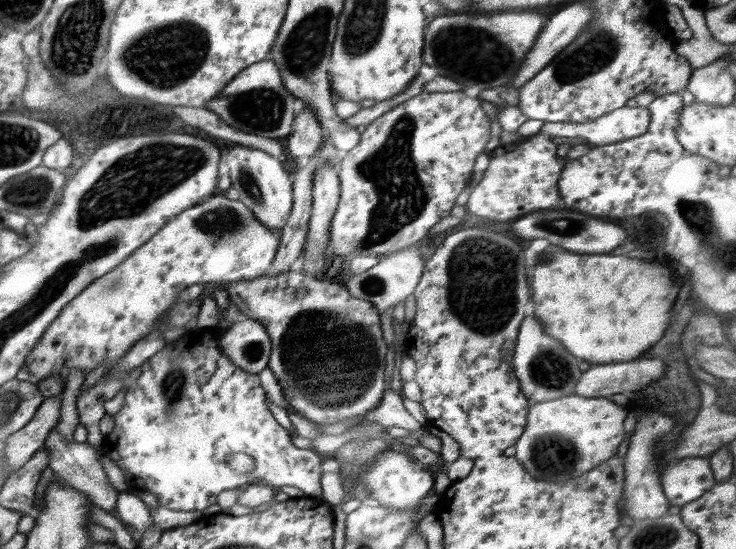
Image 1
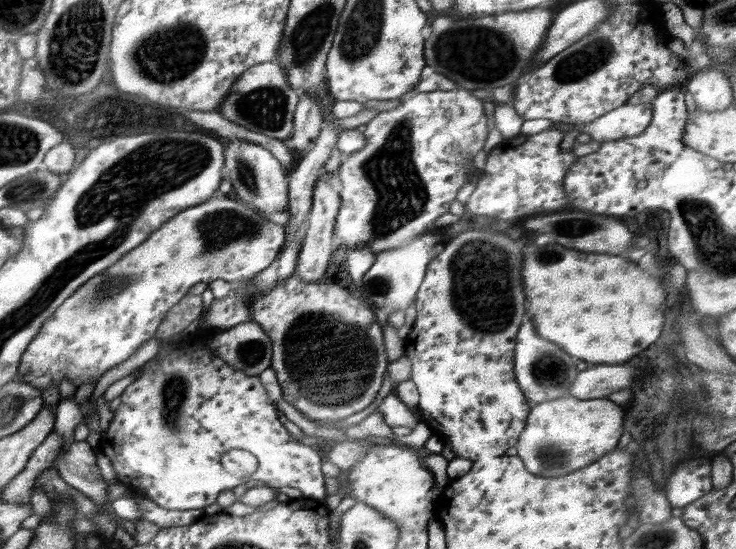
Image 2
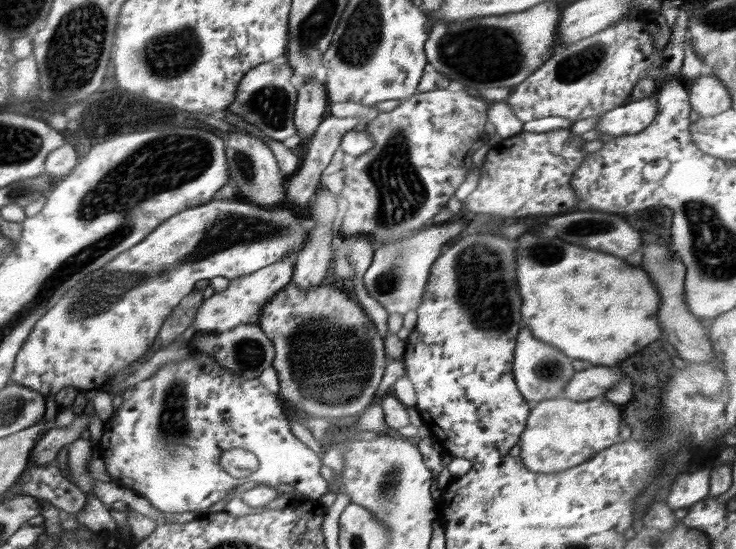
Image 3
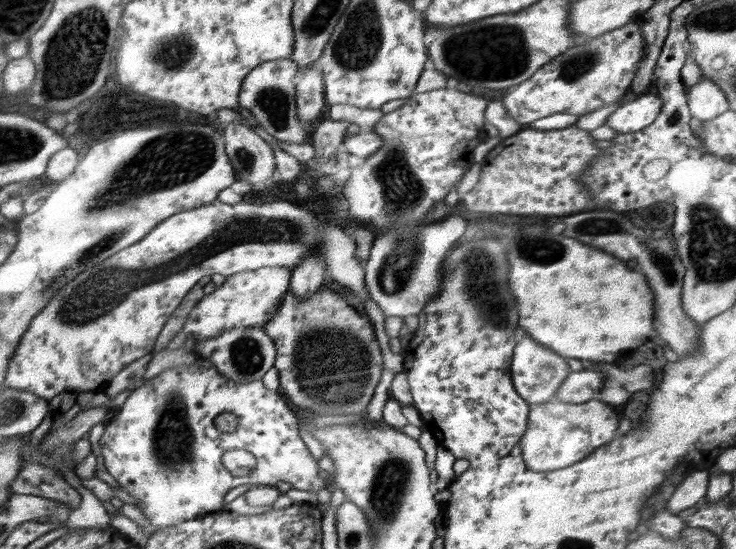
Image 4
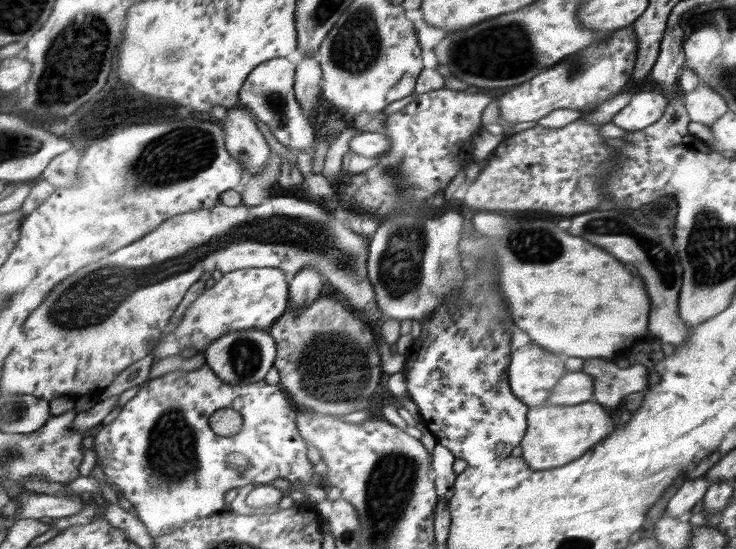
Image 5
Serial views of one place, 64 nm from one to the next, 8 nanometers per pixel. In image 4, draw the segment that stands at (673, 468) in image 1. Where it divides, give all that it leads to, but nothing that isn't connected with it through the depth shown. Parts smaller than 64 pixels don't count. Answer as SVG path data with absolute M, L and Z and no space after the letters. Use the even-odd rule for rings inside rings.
M709 470L688 472L687 477L676 487L668 499L666 508L678 515L682 510L694 506L700 498L705 498L709 485Z

